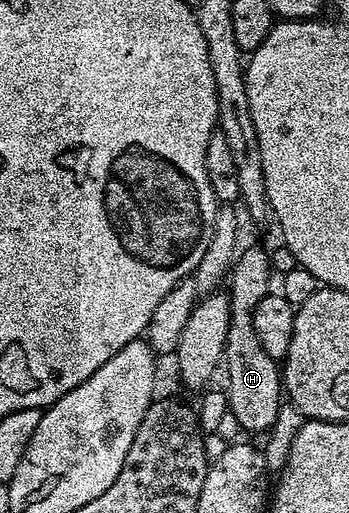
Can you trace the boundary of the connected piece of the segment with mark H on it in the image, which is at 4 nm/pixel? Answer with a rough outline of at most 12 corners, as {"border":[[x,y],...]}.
{"border":[[268,249],[229,273],[227,406],[247,432],[275,424],[281,368],[253,310],[272,291]]}

